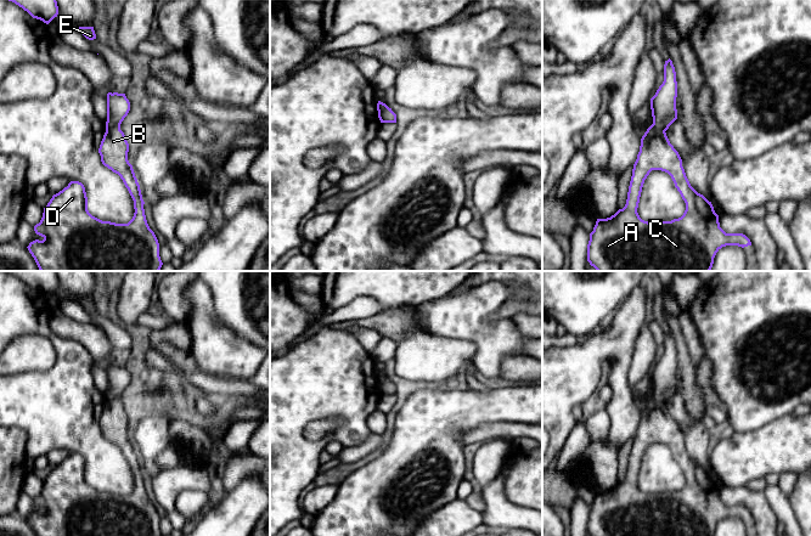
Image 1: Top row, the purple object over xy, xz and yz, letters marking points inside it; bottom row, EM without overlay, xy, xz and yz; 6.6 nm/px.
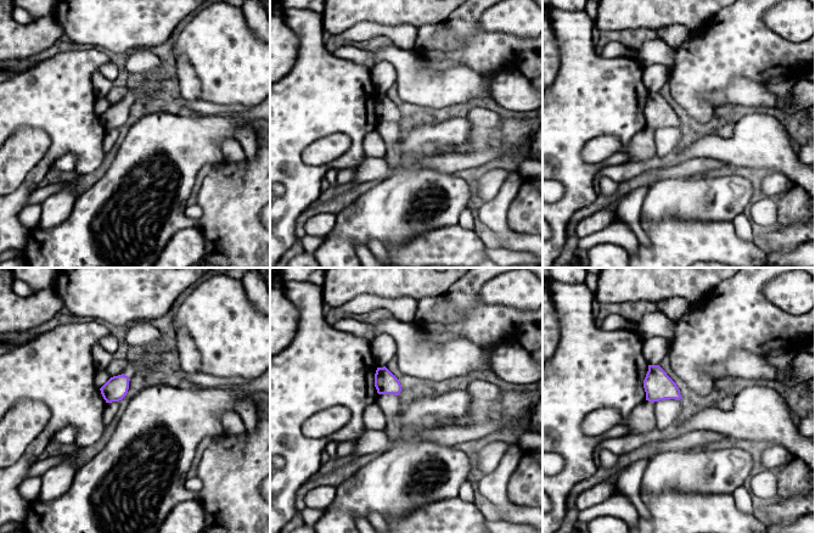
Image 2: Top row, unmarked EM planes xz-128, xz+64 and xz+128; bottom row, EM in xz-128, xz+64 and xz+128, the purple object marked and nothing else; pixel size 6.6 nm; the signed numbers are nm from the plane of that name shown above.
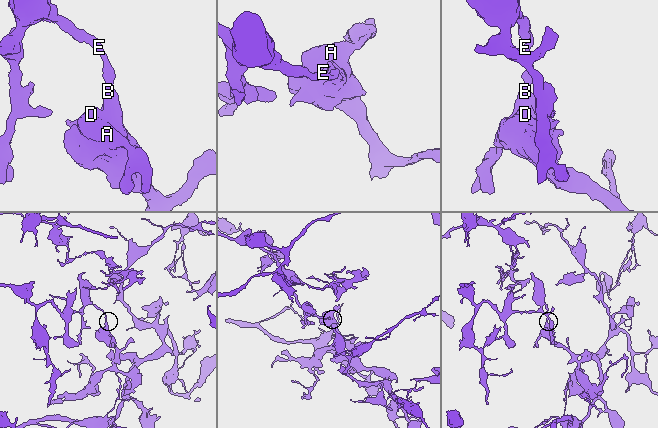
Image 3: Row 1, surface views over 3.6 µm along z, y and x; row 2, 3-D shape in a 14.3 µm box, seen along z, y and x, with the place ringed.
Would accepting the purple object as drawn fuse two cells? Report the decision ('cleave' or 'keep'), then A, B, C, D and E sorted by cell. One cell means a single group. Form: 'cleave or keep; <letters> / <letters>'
keep; A B C D E

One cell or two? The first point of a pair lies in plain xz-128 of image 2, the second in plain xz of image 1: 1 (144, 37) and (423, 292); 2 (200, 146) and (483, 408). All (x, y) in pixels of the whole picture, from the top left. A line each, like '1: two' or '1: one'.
1: one
2: one

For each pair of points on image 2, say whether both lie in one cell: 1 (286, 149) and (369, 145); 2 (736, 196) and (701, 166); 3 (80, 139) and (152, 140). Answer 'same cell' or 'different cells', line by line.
1: different cells
2: different cells
3: different cells

